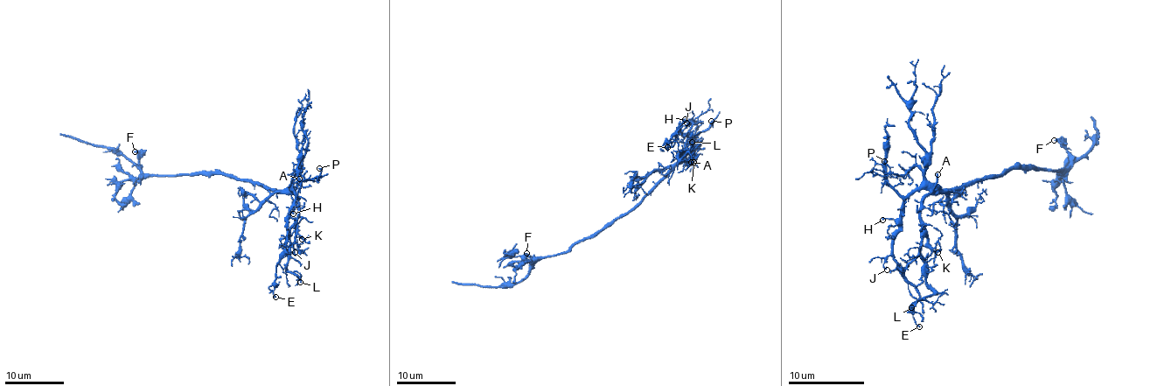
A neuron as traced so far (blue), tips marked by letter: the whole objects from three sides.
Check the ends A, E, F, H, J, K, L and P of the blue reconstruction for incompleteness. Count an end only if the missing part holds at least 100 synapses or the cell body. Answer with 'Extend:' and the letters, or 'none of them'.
Extend: A

